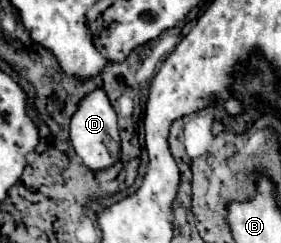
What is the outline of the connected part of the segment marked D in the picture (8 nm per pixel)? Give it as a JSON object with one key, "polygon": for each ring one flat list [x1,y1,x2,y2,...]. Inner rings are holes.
{"polygon":[[95,88,93,92,85,94,79,100,79,106,77,106,75,114,71,116,71,144,77,152,77,156,81,158,81,162,91,170,103,170,119,158,121,140,119,140,119,128,117,128,117,114,103,88],[109,140,113,140,113,156,107,150]]}

